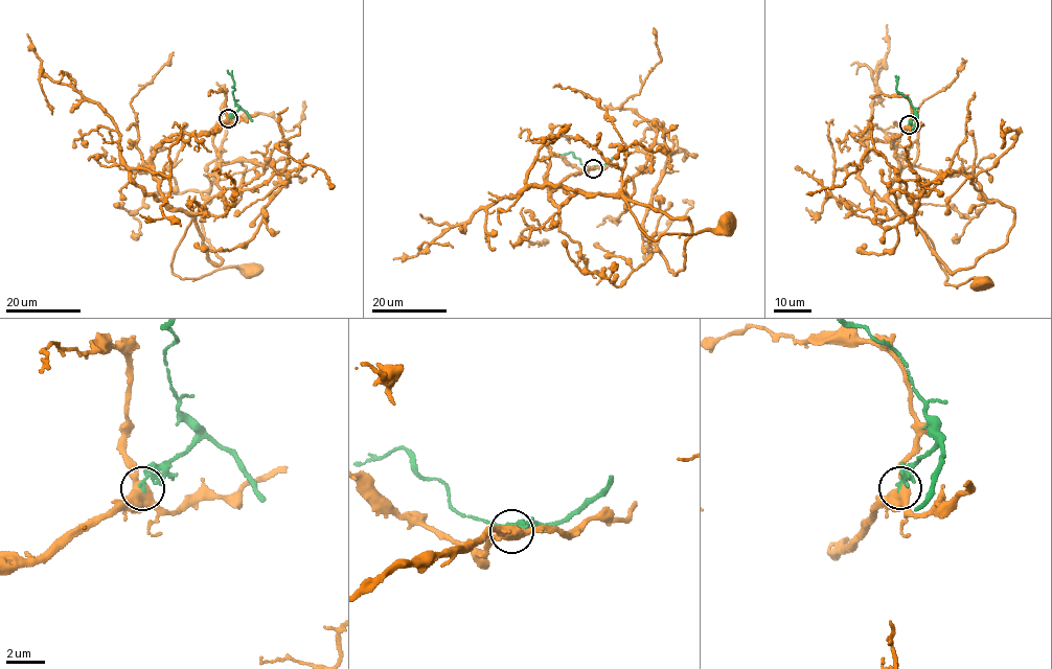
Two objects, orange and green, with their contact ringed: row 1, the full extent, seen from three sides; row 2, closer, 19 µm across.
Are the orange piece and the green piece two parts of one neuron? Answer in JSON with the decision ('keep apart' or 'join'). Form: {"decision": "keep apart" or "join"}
{"decision": "keep apart"}

